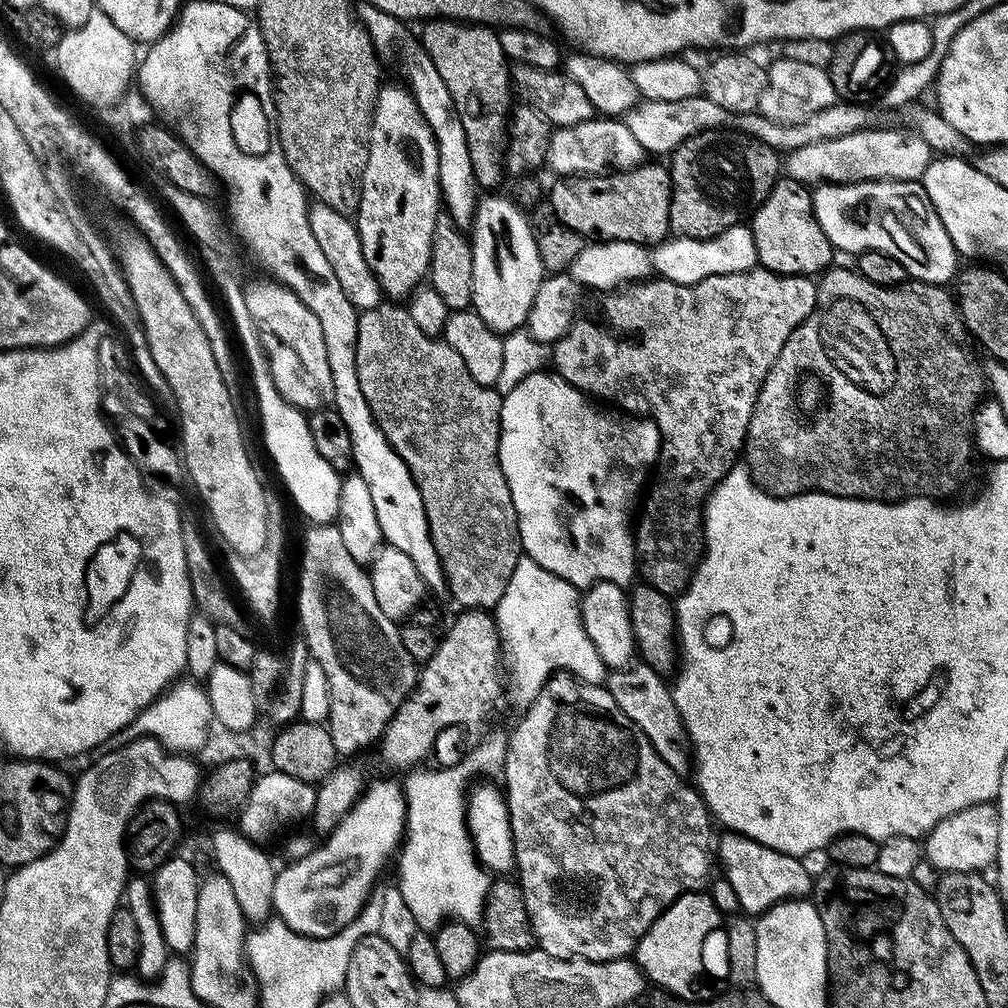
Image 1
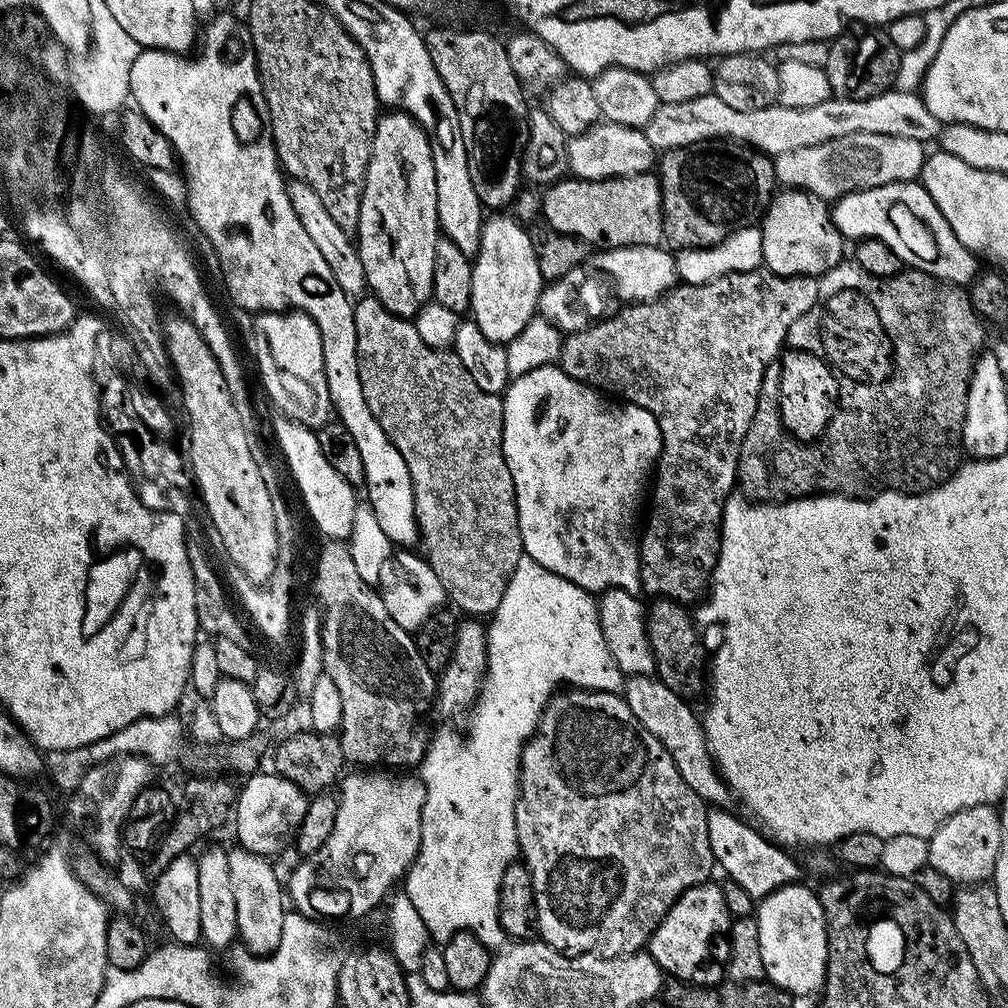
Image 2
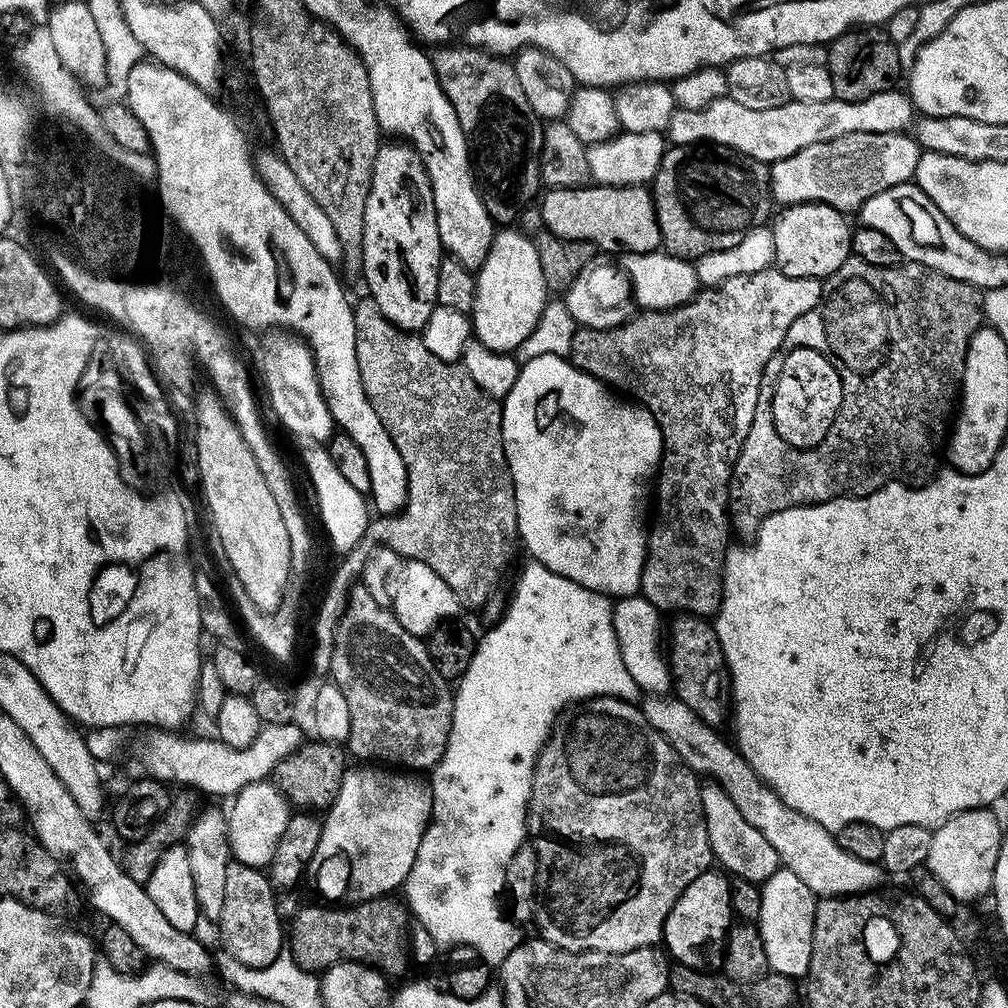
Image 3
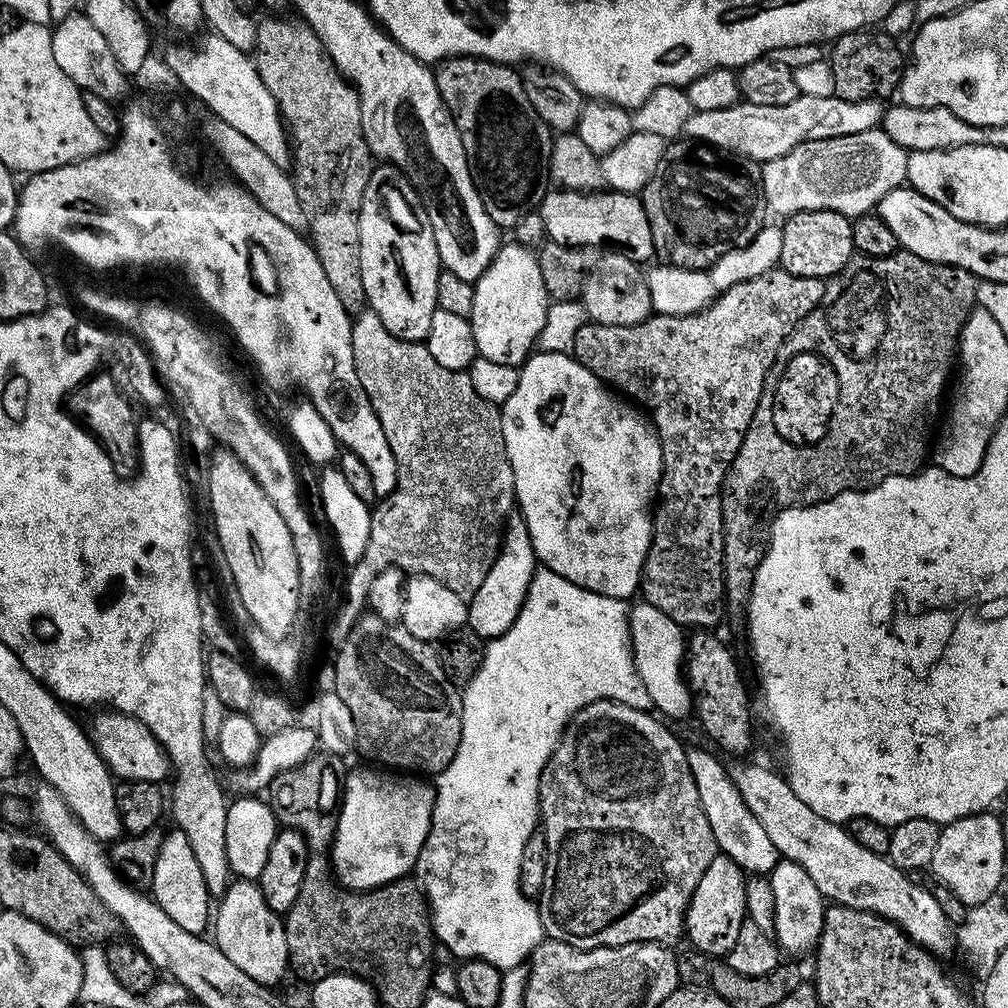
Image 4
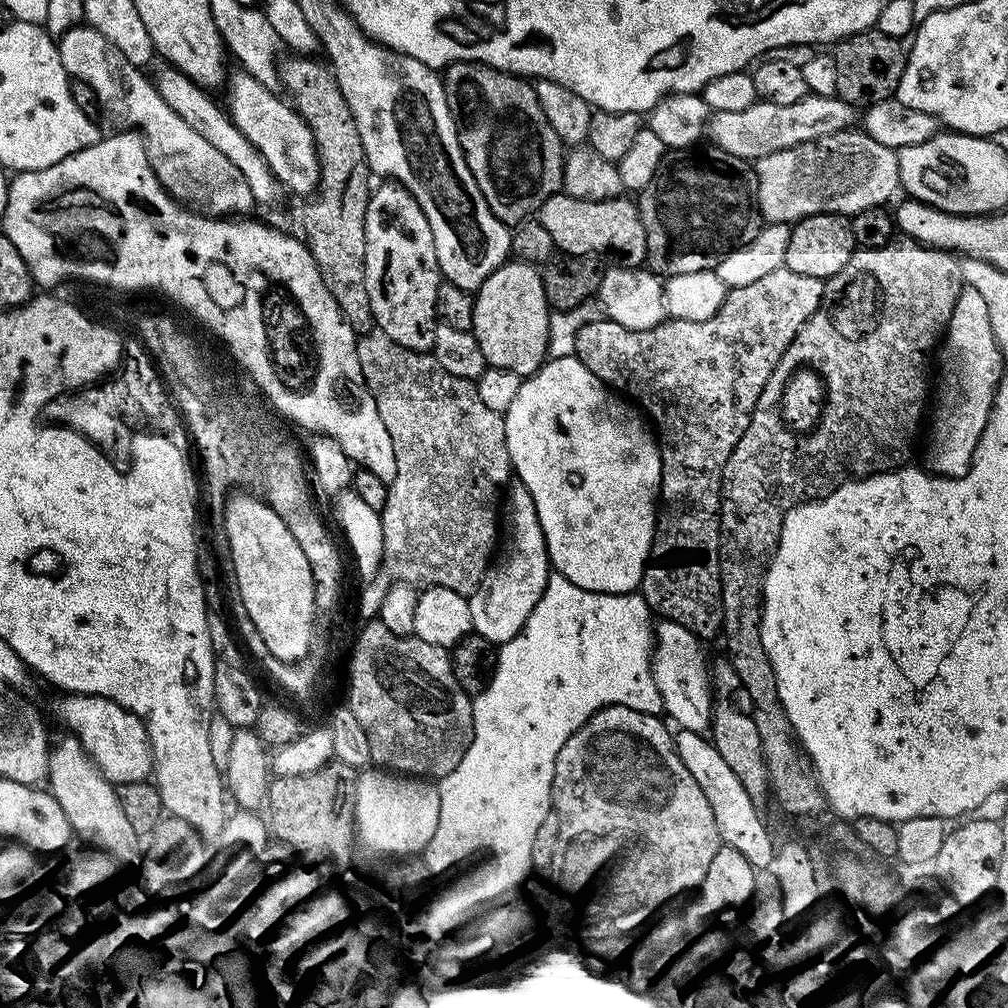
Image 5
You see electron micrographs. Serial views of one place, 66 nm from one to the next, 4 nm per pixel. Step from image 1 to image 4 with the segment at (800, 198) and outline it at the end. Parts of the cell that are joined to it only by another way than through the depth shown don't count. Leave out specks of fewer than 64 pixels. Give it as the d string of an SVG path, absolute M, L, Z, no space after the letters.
M810 209L795 212L781 227L782 252L779 267L802 278L831 278L846 267L854 255L852 220L830 210Z

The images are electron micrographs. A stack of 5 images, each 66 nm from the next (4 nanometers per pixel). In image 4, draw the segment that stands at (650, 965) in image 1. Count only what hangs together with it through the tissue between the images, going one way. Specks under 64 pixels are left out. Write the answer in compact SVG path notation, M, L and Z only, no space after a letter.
M717 854L714 862L706 866L706 872L698 882L692 895L692 903L684 914L684 932L686 940L697 952L703 952L709 958L724 958L738 936L748 915L746 906L746 886L748 880L743 870L729 856Z

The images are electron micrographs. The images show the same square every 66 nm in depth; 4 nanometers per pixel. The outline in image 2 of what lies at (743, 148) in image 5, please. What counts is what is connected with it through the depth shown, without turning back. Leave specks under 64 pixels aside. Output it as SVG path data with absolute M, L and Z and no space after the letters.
M883 92L881 96L865 100L837 100L835 98L819 102L816 106L806 106L802 109L773 106L762 110L734 110L726 106L722 98L709 94L702 98L694 98L690 102L674 102L661 104L656 109L654 118L645 124L643 132L650 138L650 144L658 150L681 148L697 144L703 140L734 140L738 144L747 144L759 152L767 152L769 156L786 154L786 150L802 150L802 146L818 146L822 142L830 142L834 138L842 138L846 134L890 134L898 138L910 138L921 142L935 141L942 131L942 125L930 110L926 110L923 95L916 92Z

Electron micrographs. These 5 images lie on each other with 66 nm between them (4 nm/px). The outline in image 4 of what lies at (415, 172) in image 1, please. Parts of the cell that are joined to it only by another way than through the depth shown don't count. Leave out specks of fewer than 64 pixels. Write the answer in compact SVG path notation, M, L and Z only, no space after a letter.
M384 162L372 169L366 194L362 194L362 206L358 214L358 238L362 254L362 286L367 307L378 314L378 318L382 318L382 326L386 326L390 334L403 340L427 341L430 322L434 322L437 309L438 278L442 265L424 201L420 199L420 193L407 176L393 164Z

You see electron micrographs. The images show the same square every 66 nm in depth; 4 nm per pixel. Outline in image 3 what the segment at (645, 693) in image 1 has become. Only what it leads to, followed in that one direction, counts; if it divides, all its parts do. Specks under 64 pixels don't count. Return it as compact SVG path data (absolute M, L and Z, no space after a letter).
M652 694L645 700L648 701L642 704L644 717L648 719L654 730L658 730L660 737L676 751L680 761L693 772L701 777L708 776L704 778L711 778L720 785L722 790L726 790L726 794L730 796L730 802L734 802L734 806L738 806L742 818L746 818L746 822L750 822L750 826L754 826L754 830L758 830L764 835L766 842L770 842L770 846L774 846L774 850L778 850L781 865L790 869L794 874L798 874L798 878L802 878L802 882L806 882L806 886L810 886L810 890L817 898L856 896L881 887L879 884L886 879L886 873L879 863L871 864L862 858L854 858L854 854L842 850L835 835L827 828L818 826L818 822L790 810L790 806L786 806L778 799L776 791L758 778L758 774L745 762L735 747L729 741L727 744L716 733L719 731L713 725L702 722L702 718L698 718L698 714L694 714L694 710L690 710L690 706L686 706L682 701L668 694Z

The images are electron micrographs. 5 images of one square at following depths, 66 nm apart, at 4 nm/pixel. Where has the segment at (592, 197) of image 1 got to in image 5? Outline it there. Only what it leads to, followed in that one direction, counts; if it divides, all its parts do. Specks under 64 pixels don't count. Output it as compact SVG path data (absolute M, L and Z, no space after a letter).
M557 194L546 198L546 202L540 207L538 219L542 226L546 226L546 231L550 233L550 238L554 238L557 249L561 253L569 256L591 256L595 257L596 252L613 252L617 256L616 260L625 266L640 266L649 259L647 246L647 234L644 223L640 217L640 209L635 199L617 198L615 200L583 200Z

